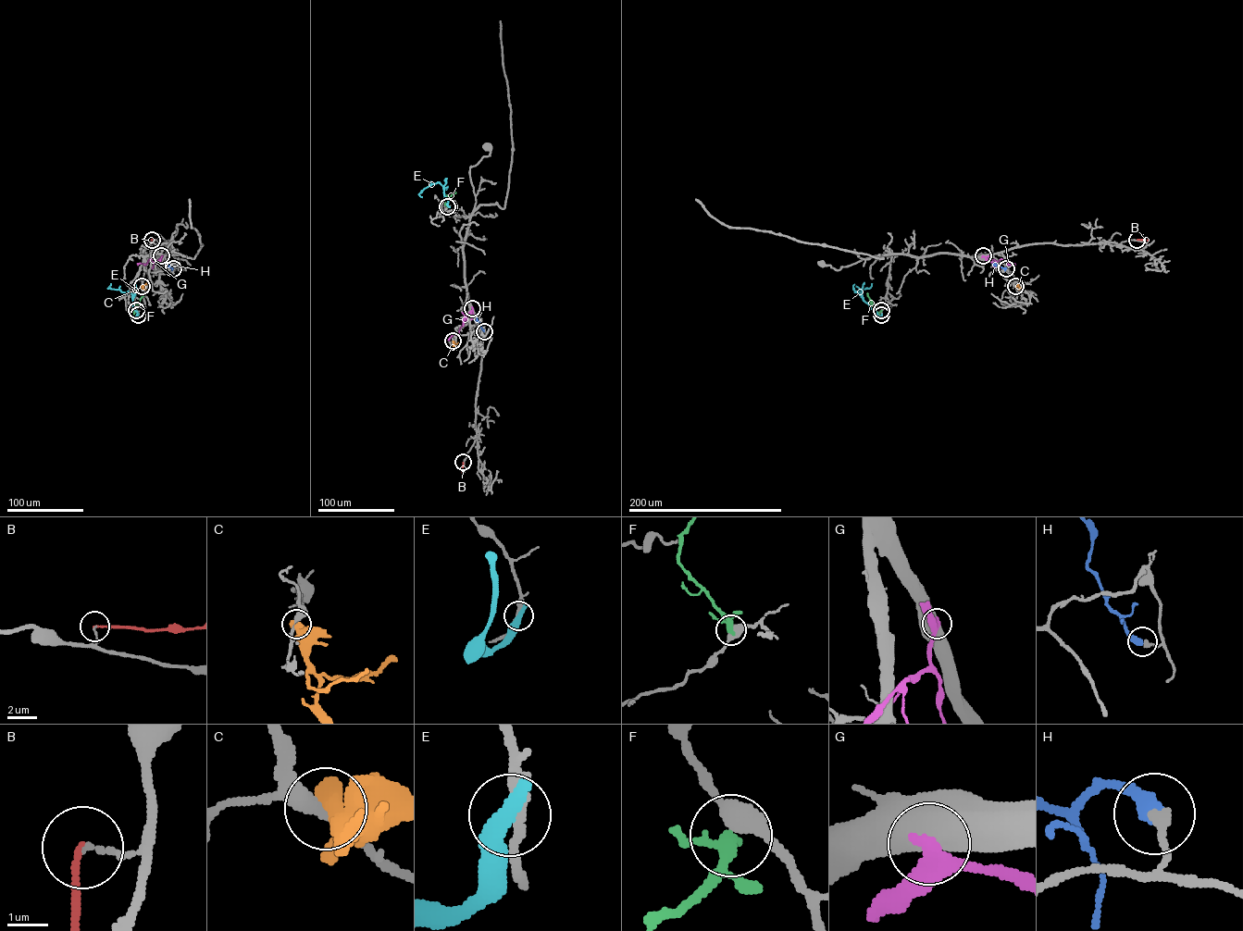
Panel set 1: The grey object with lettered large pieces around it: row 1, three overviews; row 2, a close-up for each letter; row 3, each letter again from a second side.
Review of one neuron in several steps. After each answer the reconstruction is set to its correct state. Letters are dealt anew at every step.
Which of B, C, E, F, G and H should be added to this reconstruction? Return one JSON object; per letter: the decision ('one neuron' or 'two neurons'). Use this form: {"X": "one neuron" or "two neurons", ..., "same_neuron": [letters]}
{"B": "two neurons", "C": "two neurons", "E": "two neurons", "F": "two neurons", "G": "two neurons", "H": "two neurons", "same_neuron": []}

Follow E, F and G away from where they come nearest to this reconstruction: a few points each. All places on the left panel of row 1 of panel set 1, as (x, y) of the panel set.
E: (138, 315), (136, 316), (133, 307), (131, 293), (107, 288), (111, 283)
F: (136, 310), (133, 312), (144, 293)
G: (161, 255), (154, 263), (150, 258), (145, 264), (138, 265)

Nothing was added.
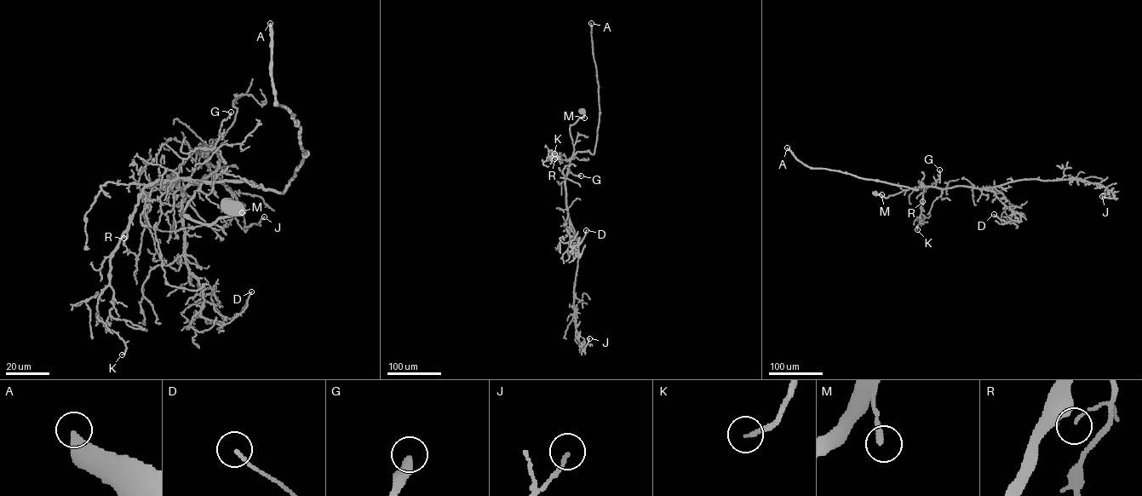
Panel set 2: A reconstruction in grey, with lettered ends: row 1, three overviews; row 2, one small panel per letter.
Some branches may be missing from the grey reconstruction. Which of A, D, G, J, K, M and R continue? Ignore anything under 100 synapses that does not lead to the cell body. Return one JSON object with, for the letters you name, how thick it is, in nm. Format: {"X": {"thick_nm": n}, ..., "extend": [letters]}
{"A": {"thick_nm": 460}, "extend": ["A"]}

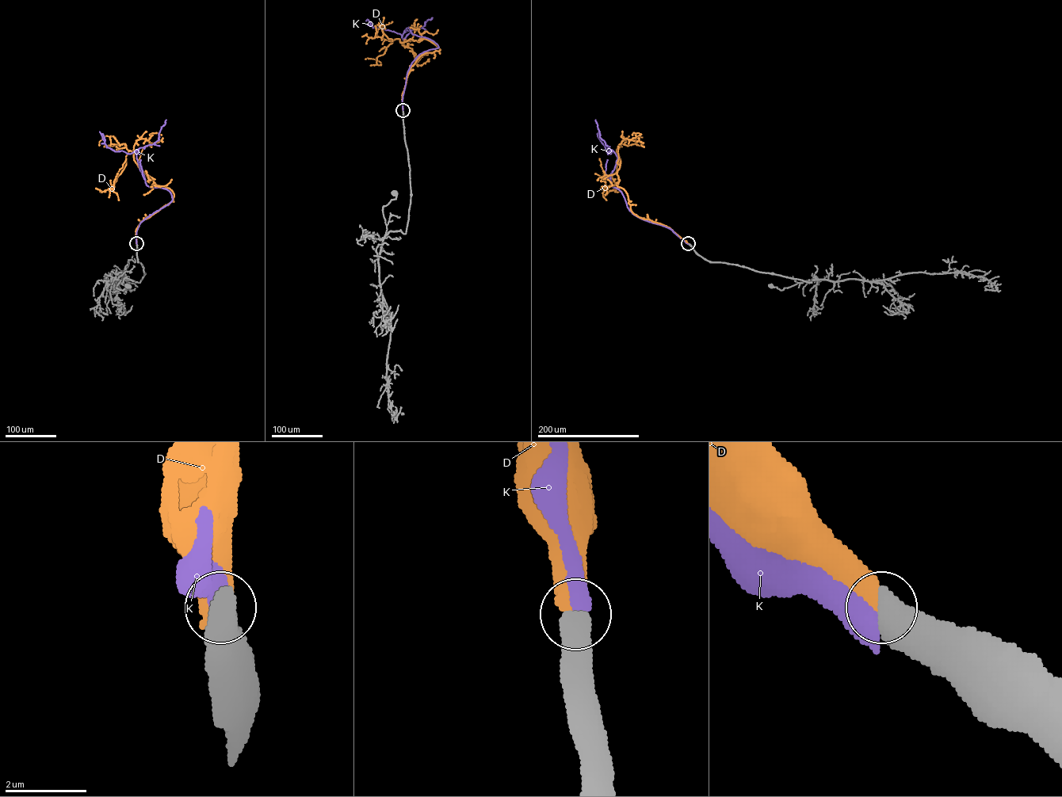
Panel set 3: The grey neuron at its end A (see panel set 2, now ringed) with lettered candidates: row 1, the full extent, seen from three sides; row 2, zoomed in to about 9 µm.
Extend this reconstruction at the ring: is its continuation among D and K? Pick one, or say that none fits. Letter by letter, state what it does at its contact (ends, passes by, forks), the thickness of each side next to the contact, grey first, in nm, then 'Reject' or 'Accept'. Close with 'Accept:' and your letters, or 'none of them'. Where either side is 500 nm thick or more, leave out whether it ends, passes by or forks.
D: Thickness 600 nm (grey) against 650 nm. Accept
K: Thickness 650 nm (grey) against 550 nm. Reject
Accept: D

